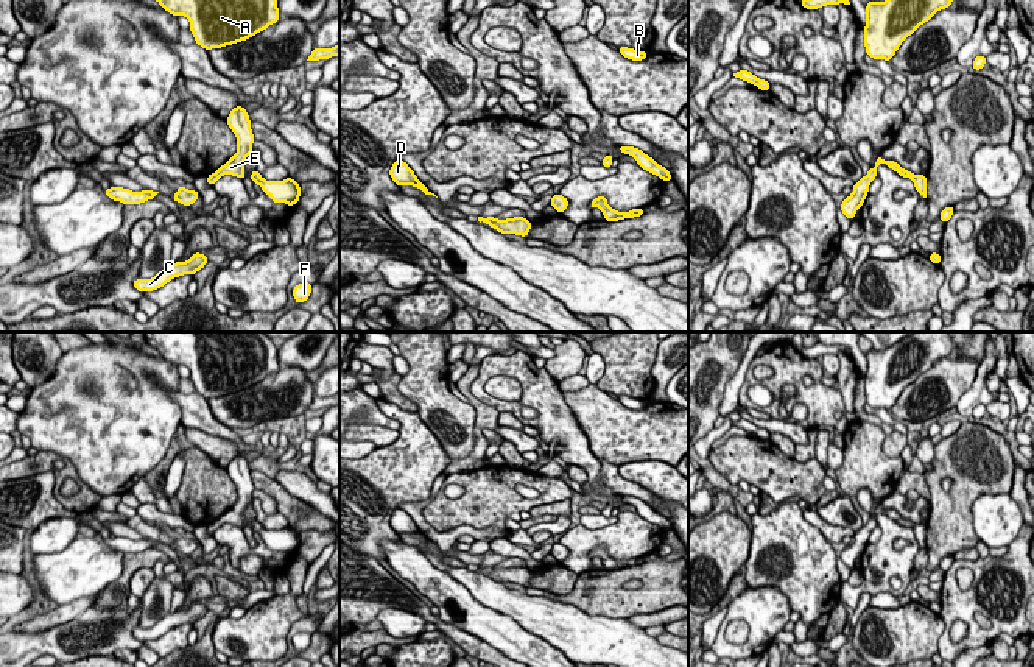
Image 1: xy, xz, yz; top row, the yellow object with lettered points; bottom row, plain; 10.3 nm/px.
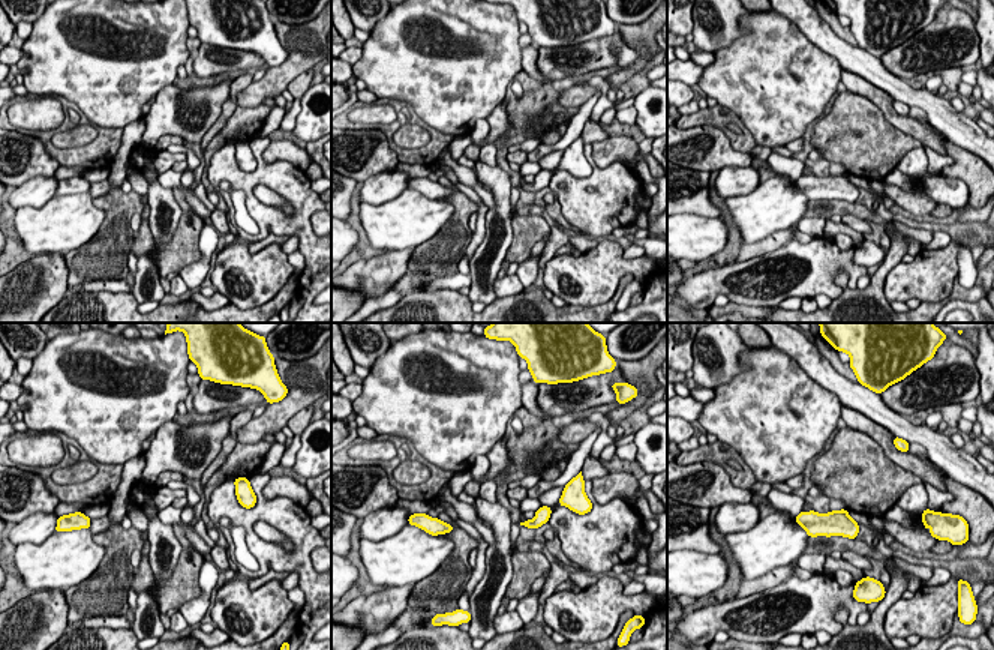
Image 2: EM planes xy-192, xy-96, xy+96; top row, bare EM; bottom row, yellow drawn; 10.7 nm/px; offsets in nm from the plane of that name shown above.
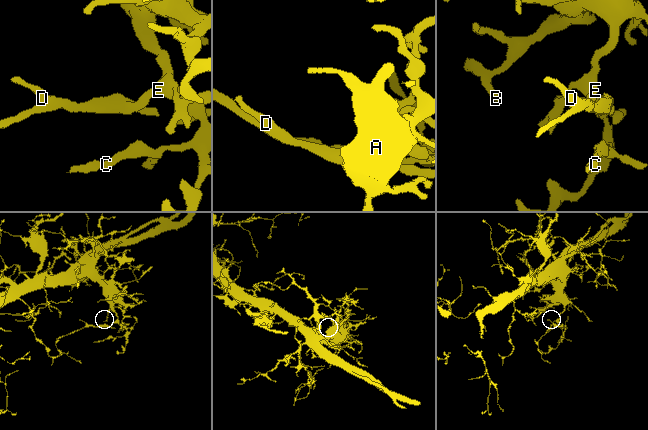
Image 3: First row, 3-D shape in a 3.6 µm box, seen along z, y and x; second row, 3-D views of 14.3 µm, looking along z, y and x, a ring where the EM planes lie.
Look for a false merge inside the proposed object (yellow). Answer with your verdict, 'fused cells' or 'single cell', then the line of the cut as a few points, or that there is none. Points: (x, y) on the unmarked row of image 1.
single cell | no cut

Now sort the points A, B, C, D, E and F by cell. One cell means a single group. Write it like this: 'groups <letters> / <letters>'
groups A B C D E F

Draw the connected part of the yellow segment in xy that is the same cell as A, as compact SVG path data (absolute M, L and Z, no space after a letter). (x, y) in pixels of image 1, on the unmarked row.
M145 332L146 343L190 369L204 399L246 390L279 371L277 349L262 332Z

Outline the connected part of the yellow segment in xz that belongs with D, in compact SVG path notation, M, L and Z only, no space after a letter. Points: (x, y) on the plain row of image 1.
M402 508L394 510L389 519L391 528L400 536L400 535L413 535L419 536L425 544L433 544L414 524L414 521L408 516L406 511Z

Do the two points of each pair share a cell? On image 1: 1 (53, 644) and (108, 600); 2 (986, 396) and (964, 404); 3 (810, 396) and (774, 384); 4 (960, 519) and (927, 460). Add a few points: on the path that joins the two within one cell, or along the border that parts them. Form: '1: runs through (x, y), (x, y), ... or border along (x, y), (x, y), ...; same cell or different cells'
1: border along (125, 602), (108, 608), (95, 607); different cells
2: runs through (981, 396), (974, 396), (969, 401); same cell
3: runs through (801, 387), (793, 379), (784, 379); same cell
4: border along (935, 446), (935, 463), (925, 471); different cells

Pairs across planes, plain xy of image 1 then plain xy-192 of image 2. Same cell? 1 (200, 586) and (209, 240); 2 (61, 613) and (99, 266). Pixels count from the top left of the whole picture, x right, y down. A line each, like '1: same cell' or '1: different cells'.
1: different cells
2: different cells

